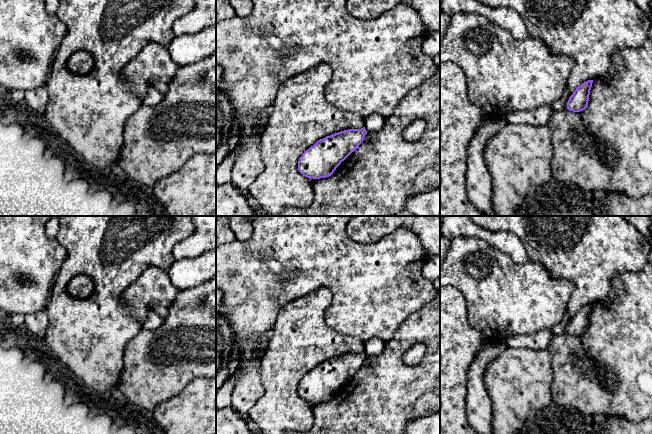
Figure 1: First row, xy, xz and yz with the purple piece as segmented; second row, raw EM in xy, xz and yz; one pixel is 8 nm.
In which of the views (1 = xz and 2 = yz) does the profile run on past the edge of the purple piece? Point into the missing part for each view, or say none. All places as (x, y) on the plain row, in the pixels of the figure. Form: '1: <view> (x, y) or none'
1: none
2: none

